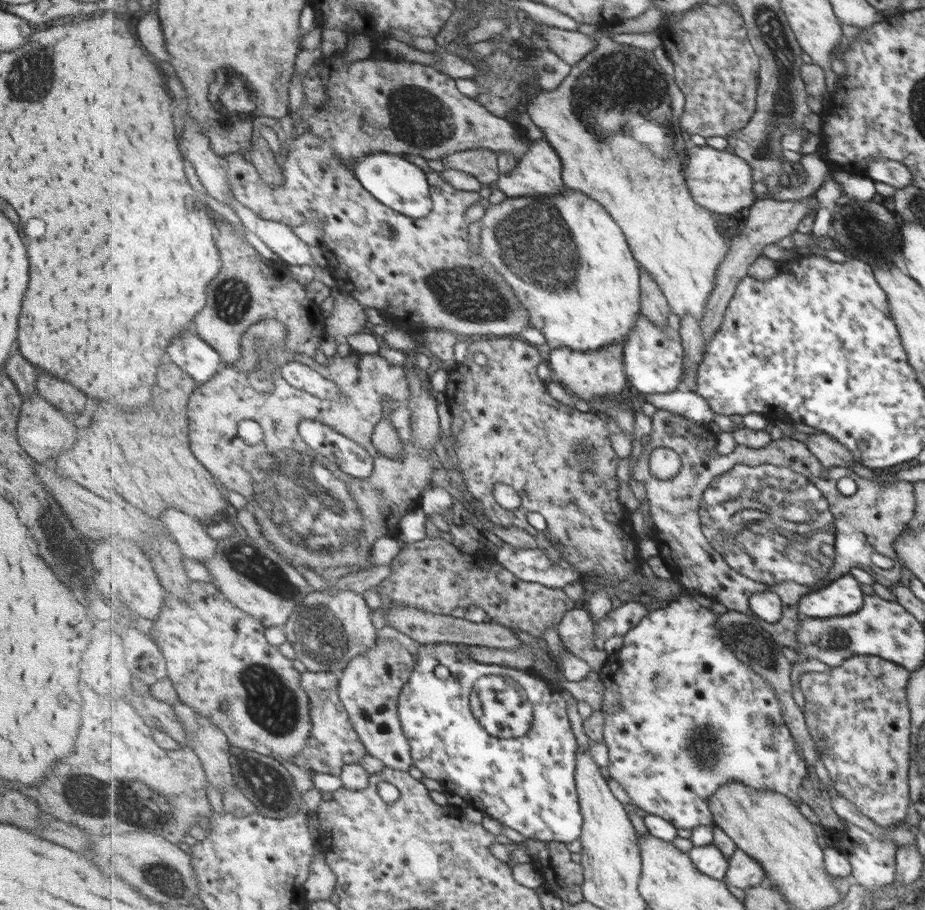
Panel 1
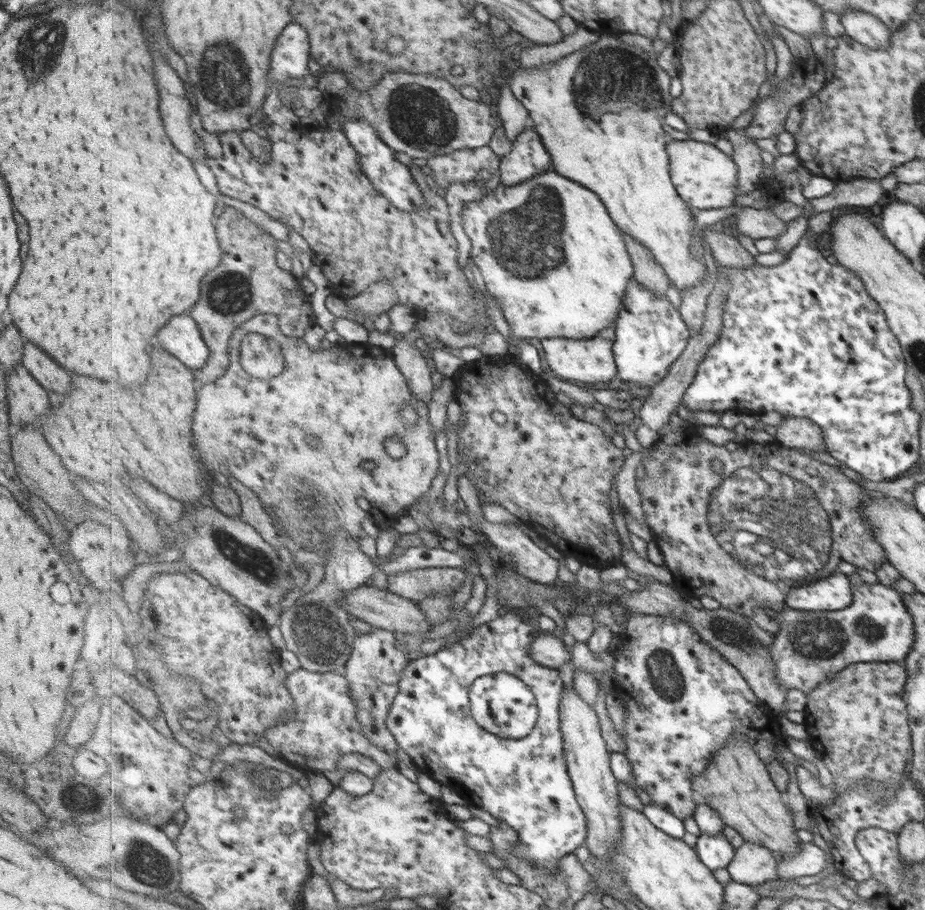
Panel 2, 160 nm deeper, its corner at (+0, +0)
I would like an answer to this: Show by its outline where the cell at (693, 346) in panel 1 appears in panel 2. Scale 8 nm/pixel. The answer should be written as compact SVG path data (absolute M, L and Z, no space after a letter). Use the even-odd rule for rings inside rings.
M710 251L707 252L705 260L708 266L706 281L703 281L701 285L694 286L694 289L683 291L681 294L682 300L679 310L682 312L683 319L686 320L687 328L693 334L698 334L703 329L708 299L718 284L719 262Z

